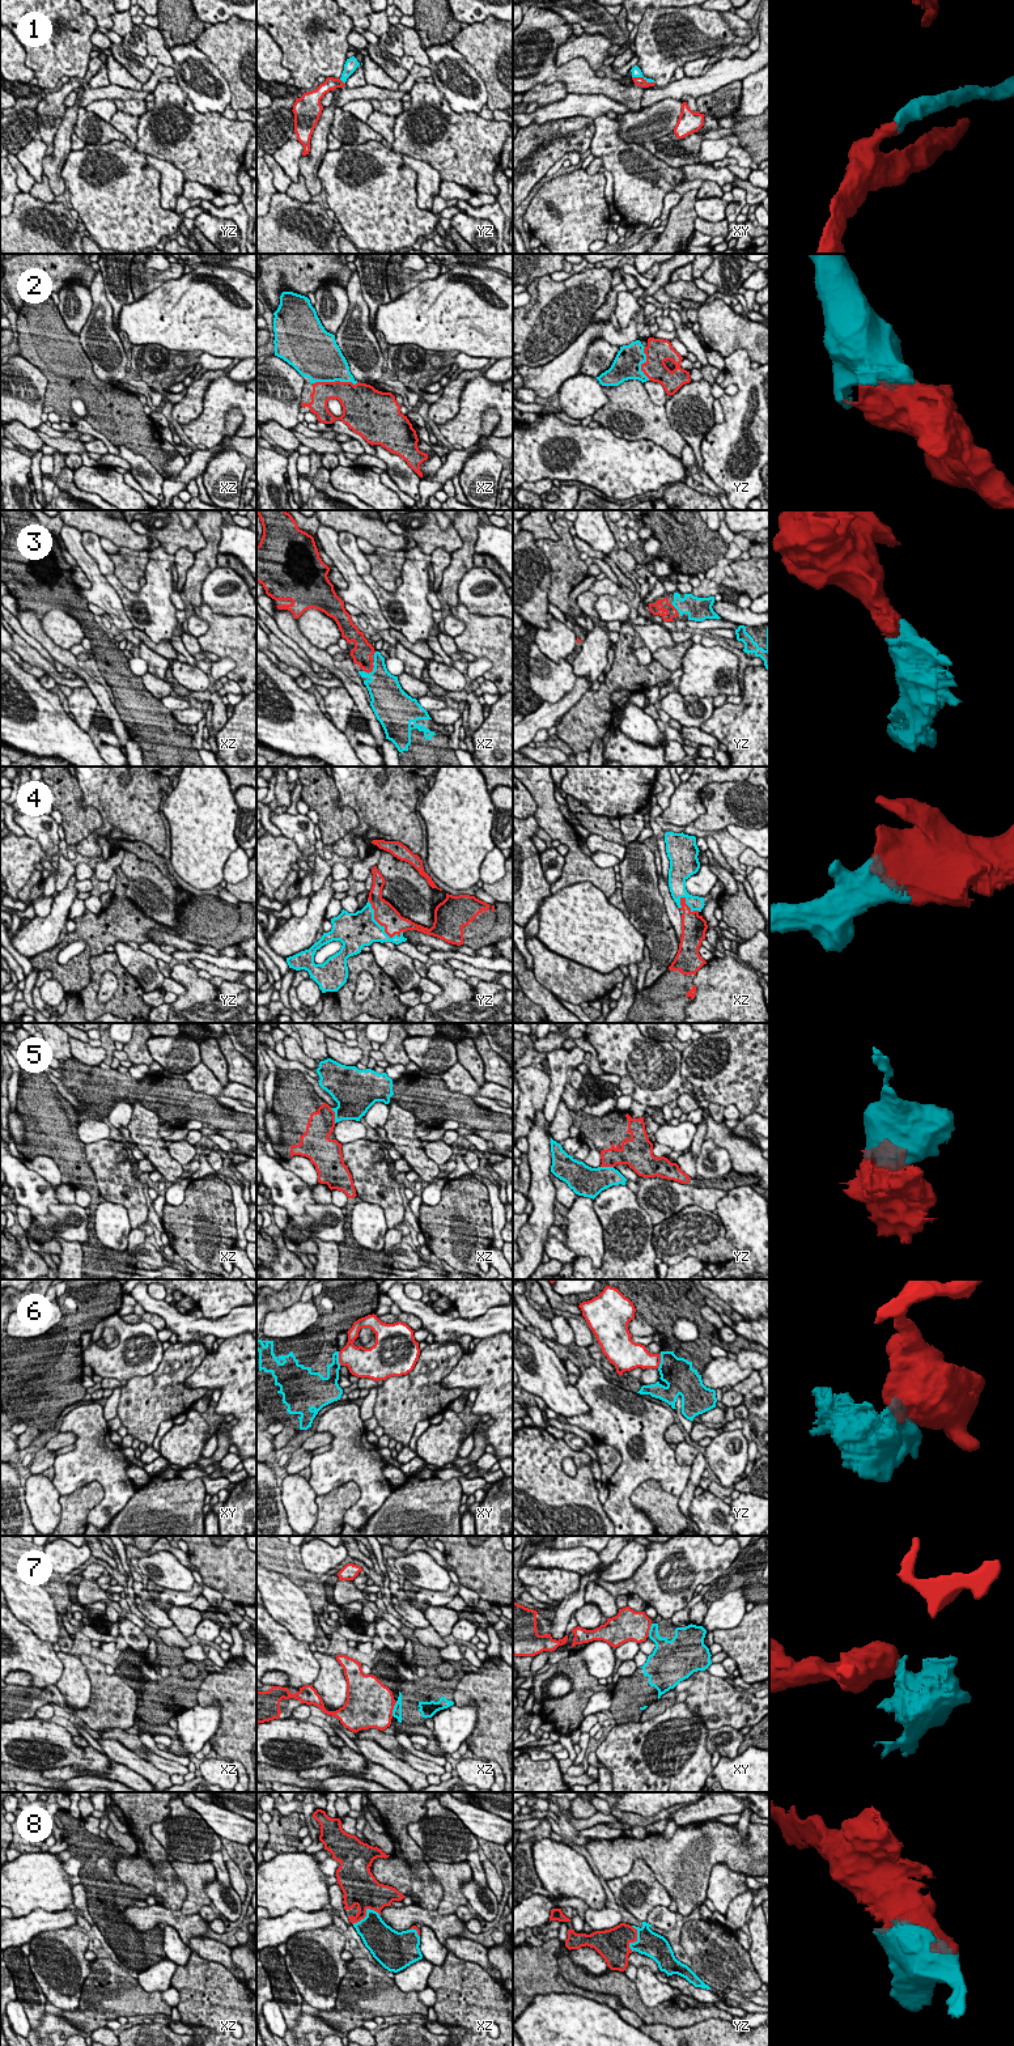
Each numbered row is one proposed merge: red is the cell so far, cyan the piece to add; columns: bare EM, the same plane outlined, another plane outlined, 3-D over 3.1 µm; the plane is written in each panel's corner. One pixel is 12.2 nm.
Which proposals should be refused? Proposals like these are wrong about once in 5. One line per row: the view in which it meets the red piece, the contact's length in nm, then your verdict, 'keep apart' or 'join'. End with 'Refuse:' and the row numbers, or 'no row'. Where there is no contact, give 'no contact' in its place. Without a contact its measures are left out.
1: contact in xy; length 300 nm; join
2: contact in xz; length 550 nm; join
3: contact in yz; length 190 nm; join
4: contact in yz; length 600 nm; join
5: contact in xz; length 200 nm; keep apart
6: contact in yz; length 200 nm; keep apart
7: contact in xz; length 190 nm; keep apart
8: contact in xz; length 380 nm; join
Refuse: 5, 6, 7

